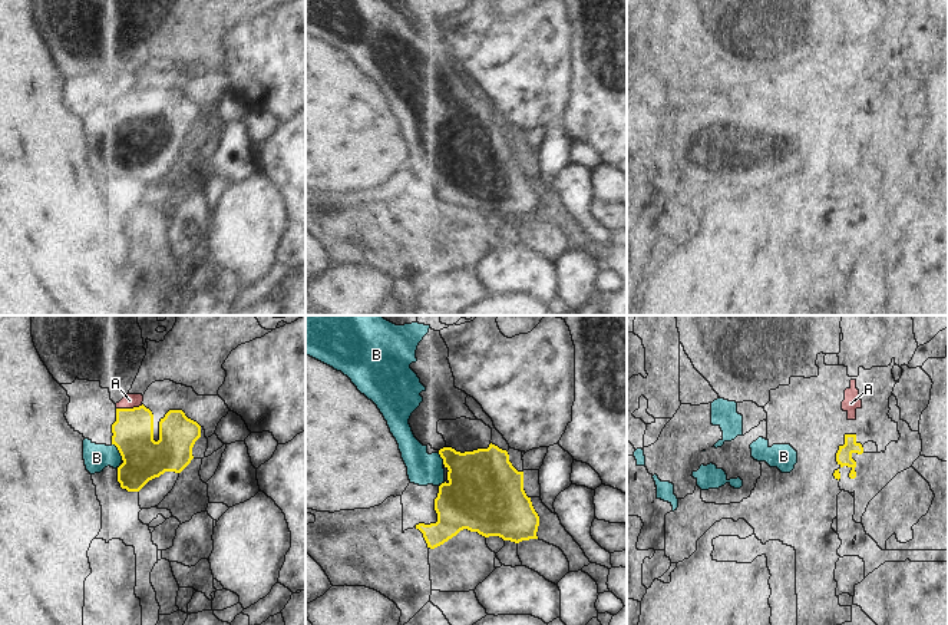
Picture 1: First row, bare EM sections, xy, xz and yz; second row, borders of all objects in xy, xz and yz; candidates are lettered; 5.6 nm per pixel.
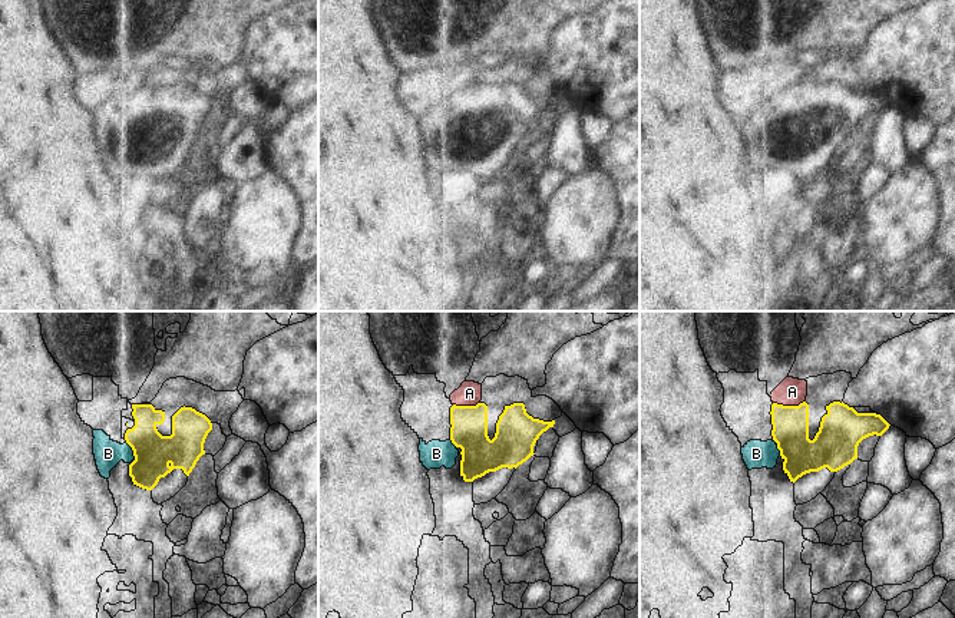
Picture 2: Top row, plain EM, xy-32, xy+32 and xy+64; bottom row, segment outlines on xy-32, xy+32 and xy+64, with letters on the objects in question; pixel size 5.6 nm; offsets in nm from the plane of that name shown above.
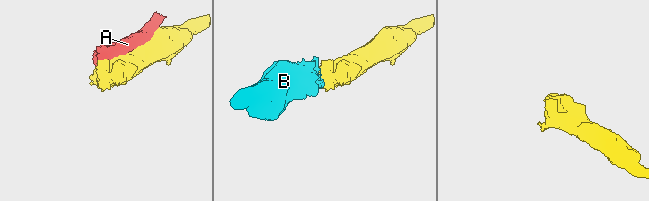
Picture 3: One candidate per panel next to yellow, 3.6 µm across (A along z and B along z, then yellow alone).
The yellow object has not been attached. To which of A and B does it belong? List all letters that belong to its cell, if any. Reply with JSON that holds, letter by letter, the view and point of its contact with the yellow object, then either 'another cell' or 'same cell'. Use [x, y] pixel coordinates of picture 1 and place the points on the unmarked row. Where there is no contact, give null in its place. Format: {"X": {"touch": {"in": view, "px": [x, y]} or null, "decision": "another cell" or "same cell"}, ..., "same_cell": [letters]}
{"A": {"touch": {"in": "xy", "px": [129, 88]}, "decision": "another cell"}, "B": {"touch": {"in": "xy", "px": [119, 131]}, "decision": "same cell"}, "same_cell": ["B"]}

